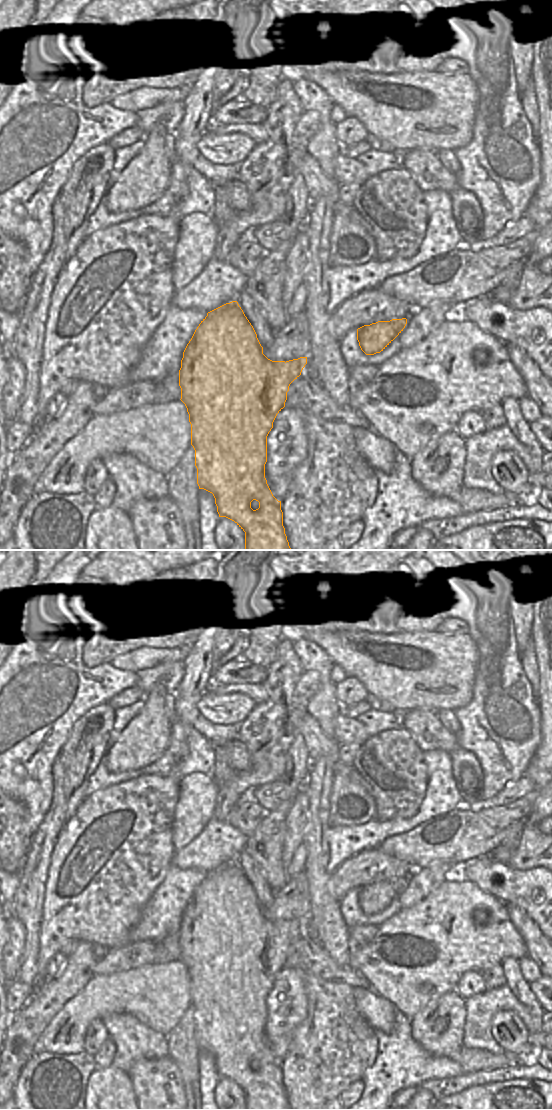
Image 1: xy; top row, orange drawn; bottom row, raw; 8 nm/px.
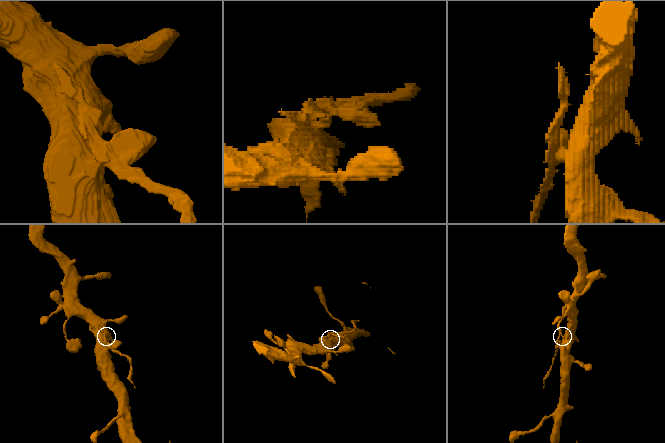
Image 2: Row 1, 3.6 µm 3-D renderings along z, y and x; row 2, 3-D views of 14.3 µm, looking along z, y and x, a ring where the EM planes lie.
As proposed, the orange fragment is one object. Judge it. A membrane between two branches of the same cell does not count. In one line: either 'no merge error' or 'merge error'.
merge error

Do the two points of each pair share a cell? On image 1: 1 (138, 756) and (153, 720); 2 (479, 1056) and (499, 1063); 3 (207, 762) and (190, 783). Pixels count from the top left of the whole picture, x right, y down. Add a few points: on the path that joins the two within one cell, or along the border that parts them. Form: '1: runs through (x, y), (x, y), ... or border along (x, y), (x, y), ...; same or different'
1: runs through (138, 747), (151, 729); same
2: runs through (484, 1060), (494, 1062); same
3: border along (210, 774), (188, 773), (179, 777); different

